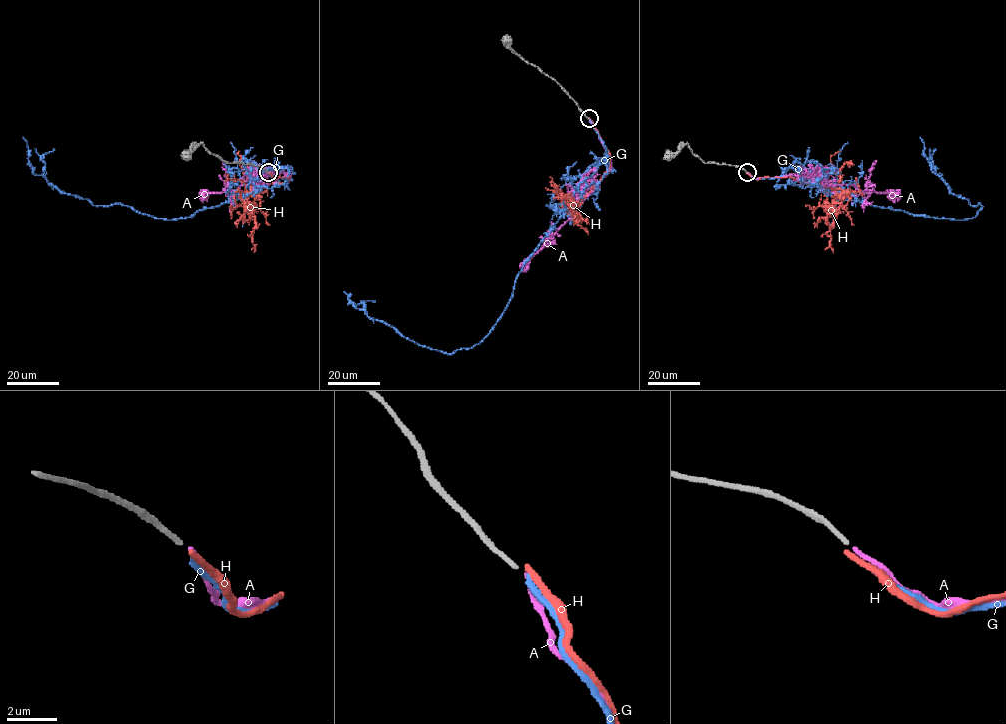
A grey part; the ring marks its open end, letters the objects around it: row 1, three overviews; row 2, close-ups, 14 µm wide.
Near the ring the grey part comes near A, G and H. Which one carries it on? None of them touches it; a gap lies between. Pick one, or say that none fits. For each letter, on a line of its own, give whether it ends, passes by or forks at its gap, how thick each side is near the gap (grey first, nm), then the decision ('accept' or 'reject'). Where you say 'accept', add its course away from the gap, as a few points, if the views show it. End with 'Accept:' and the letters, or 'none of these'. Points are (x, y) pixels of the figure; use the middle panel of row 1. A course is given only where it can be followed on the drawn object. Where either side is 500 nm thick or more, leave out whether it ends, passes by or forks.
A: it ends there; 190 nm thick on the grey side, 170 nm on the other; accept; it runs (589, 119), (610, 155), (611, 168), (583, 194), (575, 213), (523, 266)
G: it ends there; 190 nm thick on the grey side, 180 nm on the other; reject
H: it ends there; 190 nm thick on the grey side, 240 nm on the other; reject
Accept: A

